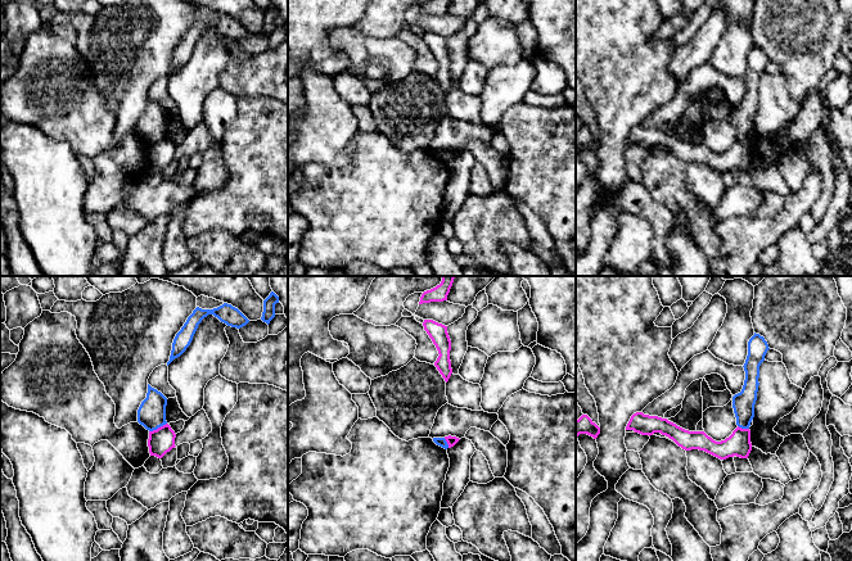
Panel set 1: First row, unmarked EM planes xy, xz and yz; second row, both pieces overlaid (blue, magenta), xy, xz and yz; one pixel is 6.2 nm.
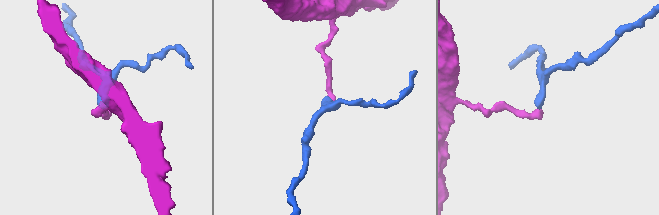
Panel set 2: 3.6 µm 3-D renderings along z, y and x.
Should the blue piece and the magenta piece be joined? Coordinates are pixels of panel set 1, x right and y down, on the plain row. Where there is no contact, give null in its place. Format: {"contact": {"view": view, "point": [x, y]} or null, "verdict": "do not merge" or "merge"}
{"contact": {"view": "xy", "point": [157, 140]}, "verdict": "do not merge"}

